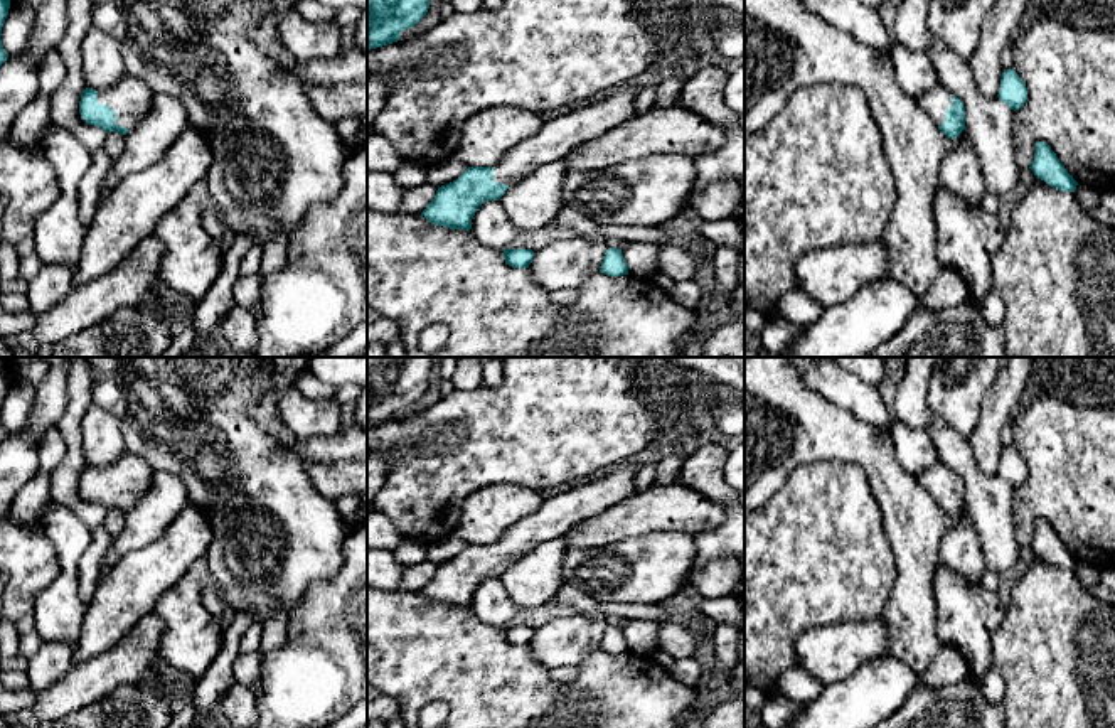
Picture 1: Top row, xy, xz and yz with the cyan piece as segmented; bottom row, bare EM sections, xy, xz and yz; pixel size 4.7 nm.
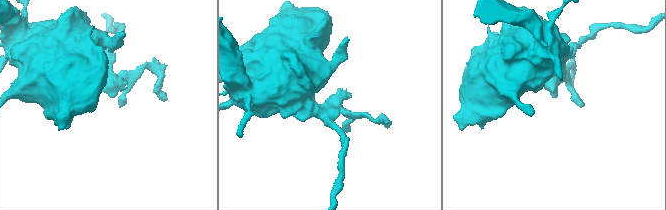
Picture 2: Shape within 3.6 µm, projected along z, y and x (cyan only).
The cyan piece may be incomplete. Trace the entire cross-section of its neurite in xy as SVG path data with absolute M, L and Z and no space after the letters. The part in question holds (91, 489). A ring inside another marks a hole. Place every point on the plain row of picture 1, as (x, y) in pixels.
M126 453L108 467L86 465L81 472L79 490L88 502L126 512L148 489L155 470L140 457Z

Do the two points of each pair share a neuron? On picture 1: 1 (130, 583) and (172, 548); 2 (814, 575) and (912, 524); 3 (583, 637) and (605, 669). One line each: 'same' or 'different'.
1: same
2: different
3: different

